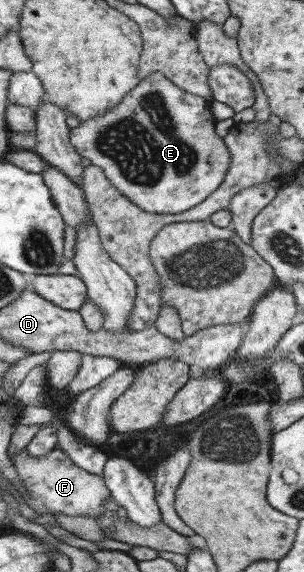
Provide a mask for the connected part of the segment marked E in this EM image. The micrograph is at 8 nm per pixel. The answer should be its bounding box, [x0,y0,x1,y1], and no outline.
[69,72,230,215]

